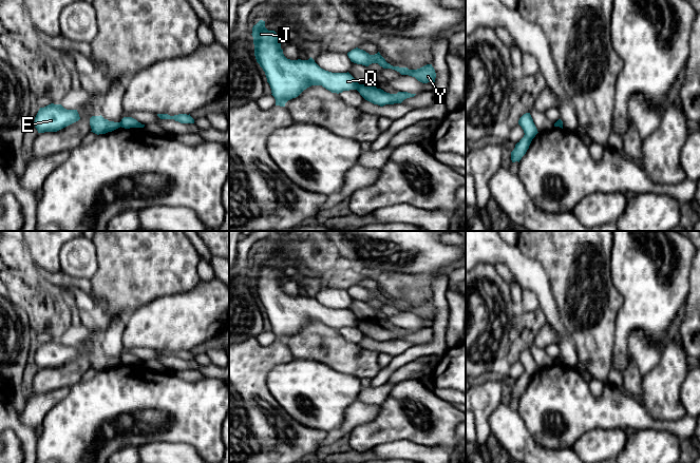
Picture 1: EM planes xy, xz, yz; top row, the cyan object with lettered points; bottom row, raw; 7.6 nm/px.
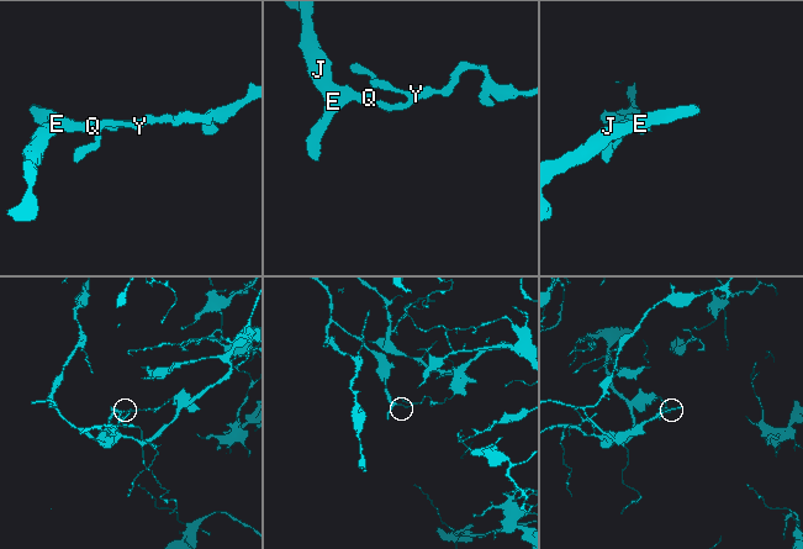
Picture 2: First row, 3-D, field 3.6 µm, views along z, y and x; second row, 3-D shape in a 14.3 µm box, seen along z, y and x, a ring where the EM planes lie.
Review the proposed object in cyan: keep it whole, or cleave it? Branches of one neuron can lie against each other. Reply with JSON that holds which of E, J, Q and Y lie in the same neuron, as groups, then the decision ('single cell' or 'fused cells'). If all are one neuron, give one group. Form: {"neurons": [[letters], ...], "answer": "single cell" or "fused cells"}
{"neurons": [["E", "J", "Q"], ["Y"]], "answer": "fused cells"}

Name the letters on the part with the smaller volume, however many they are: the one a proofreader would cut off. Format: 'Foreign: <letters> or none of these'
Foreign: E, J, Q

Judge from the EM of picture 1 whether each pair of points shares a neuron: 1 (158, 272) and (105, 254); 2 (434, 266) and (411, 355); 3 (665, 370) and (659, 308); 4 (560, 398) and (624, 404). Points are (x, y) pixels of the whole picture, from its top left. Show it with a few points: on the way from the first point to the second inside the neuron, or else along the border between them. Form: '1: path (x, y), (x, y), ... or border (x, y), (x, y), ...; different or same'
1: path (145, 258), (140, 254), (118, 254); same
2: border (446, 271), (440, 271), (433, 276); different
3: border (665, 339), (659, 347); different
4: path (575, 407), (608, 407); same

